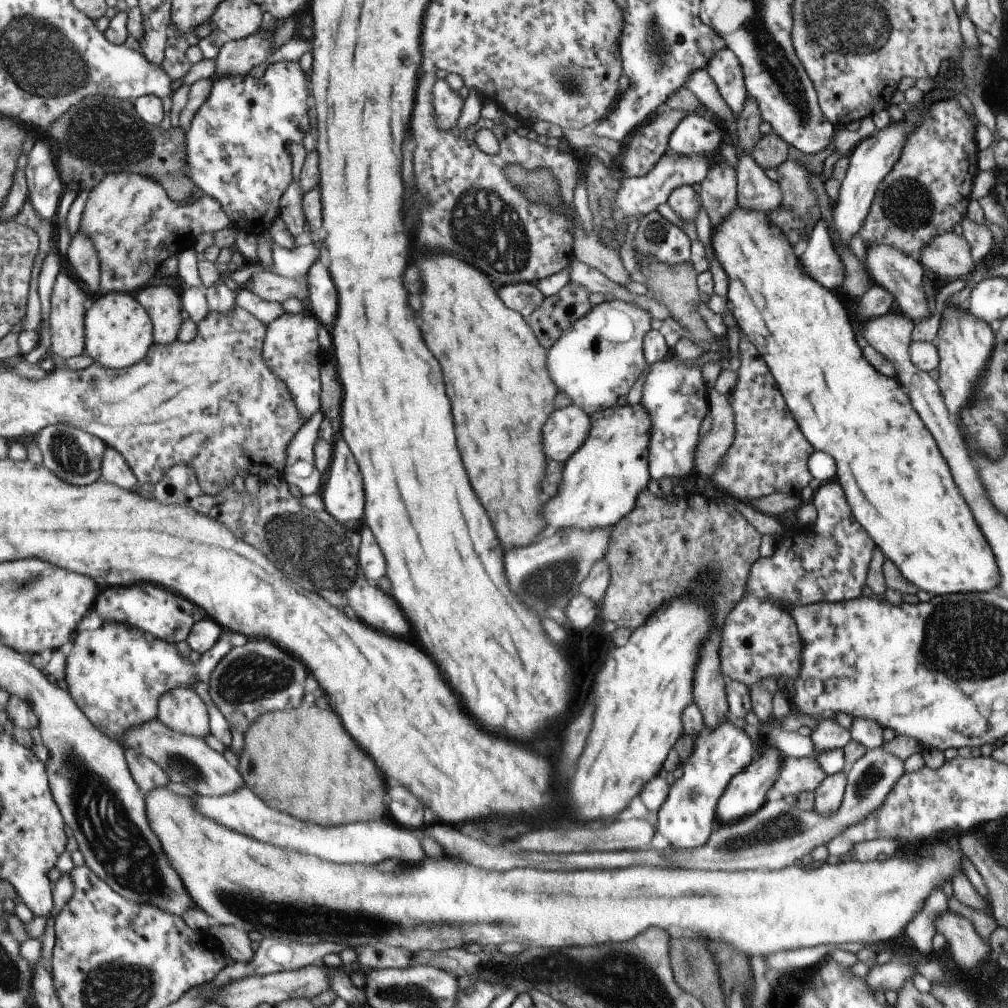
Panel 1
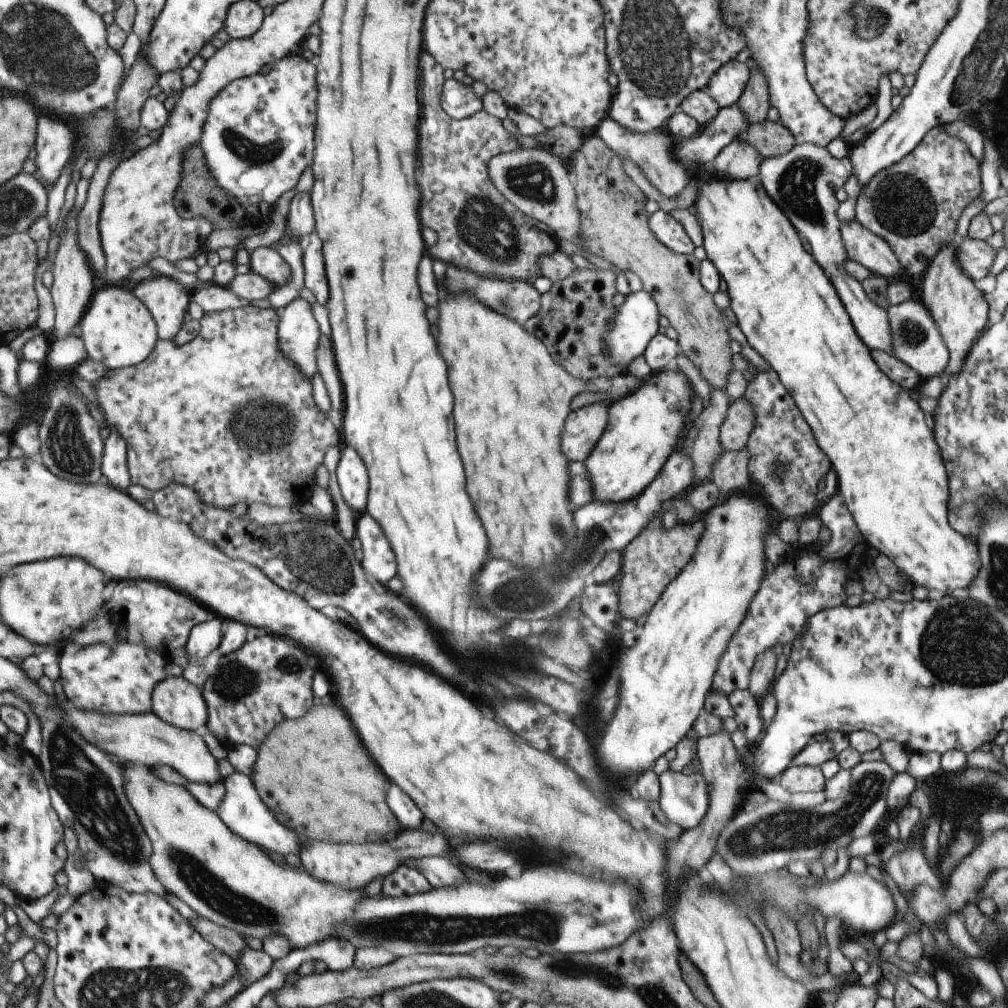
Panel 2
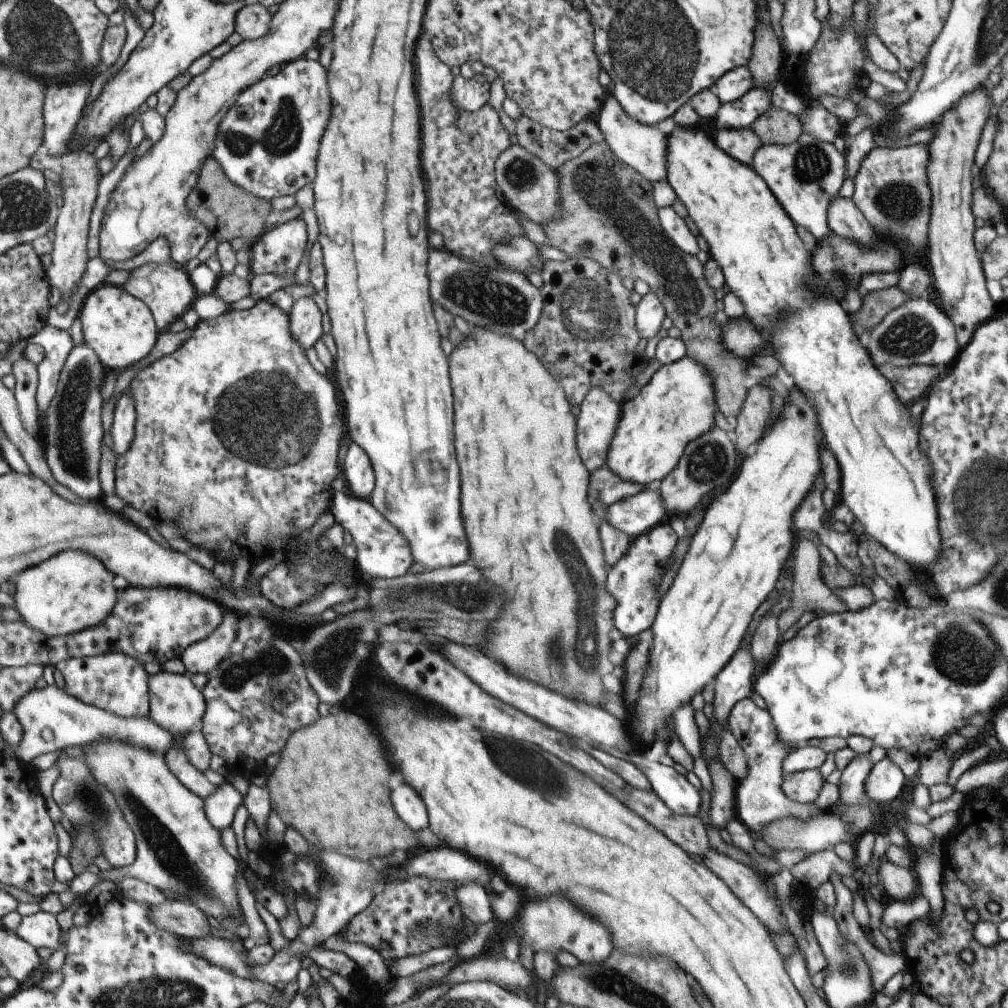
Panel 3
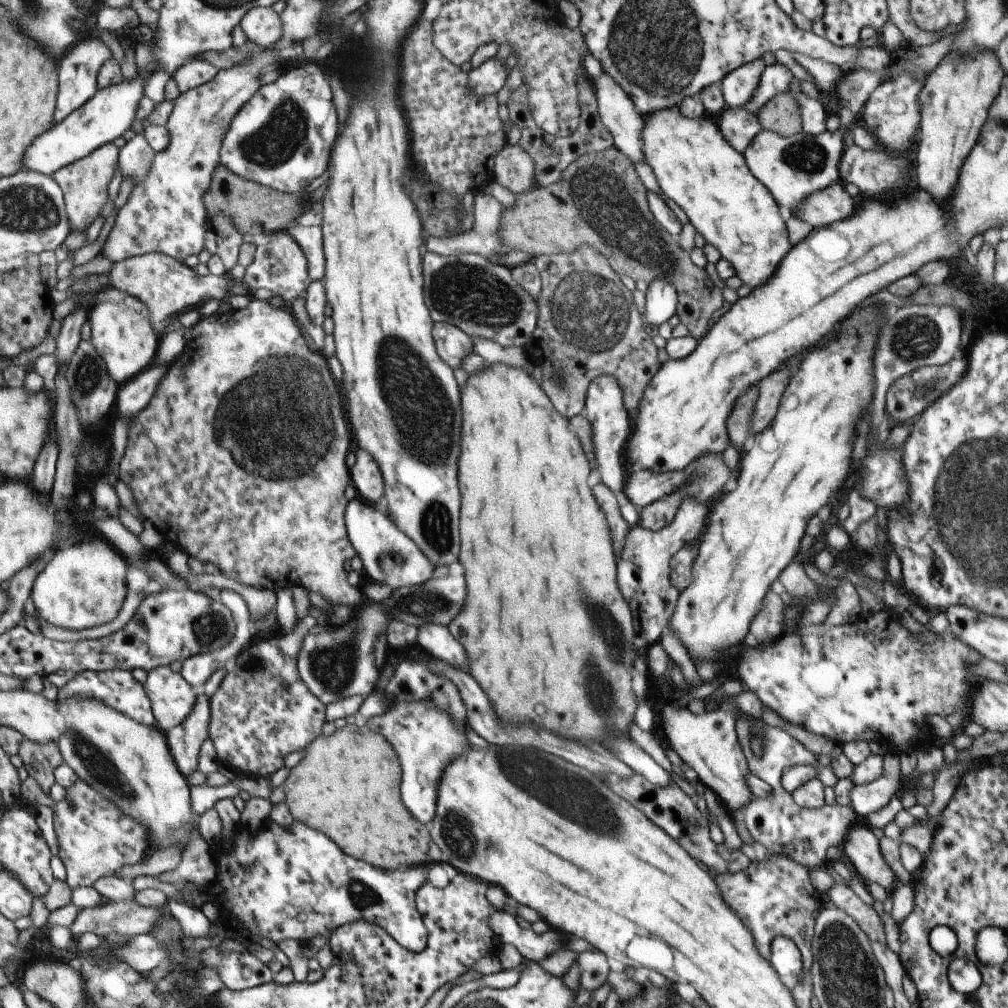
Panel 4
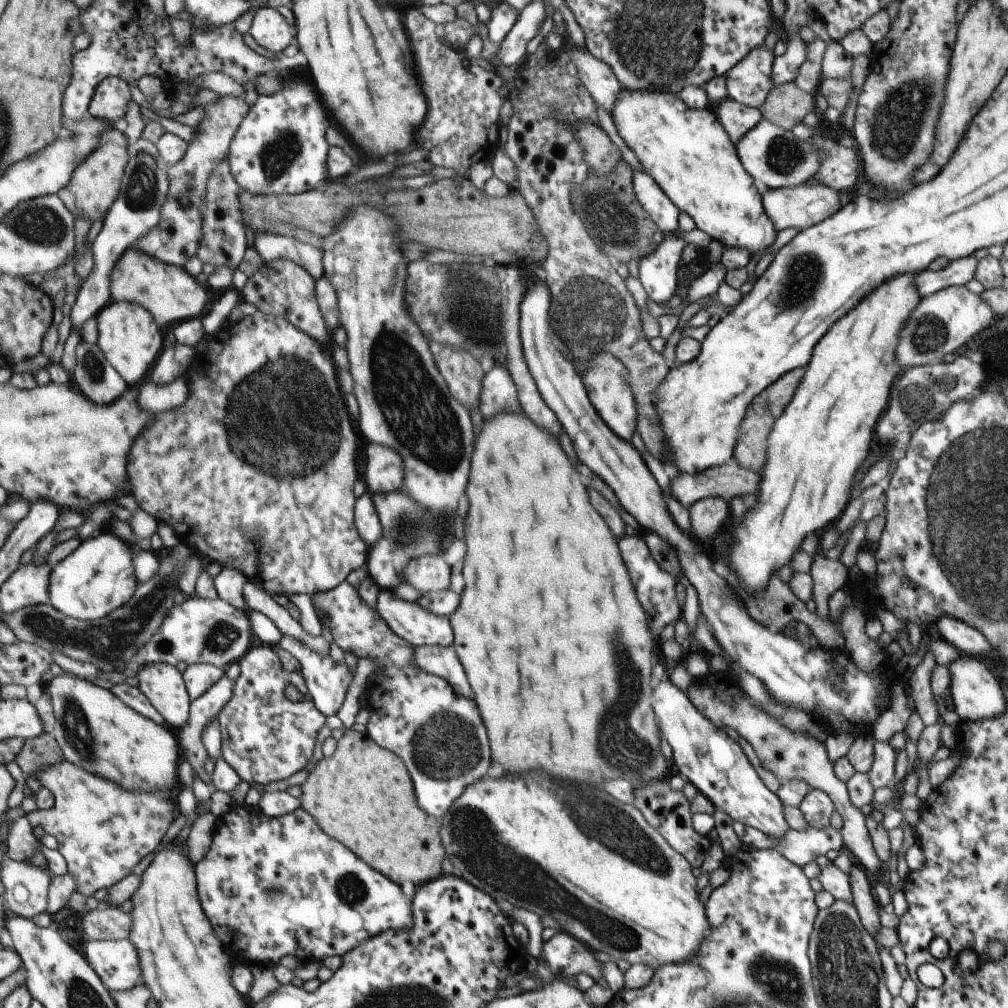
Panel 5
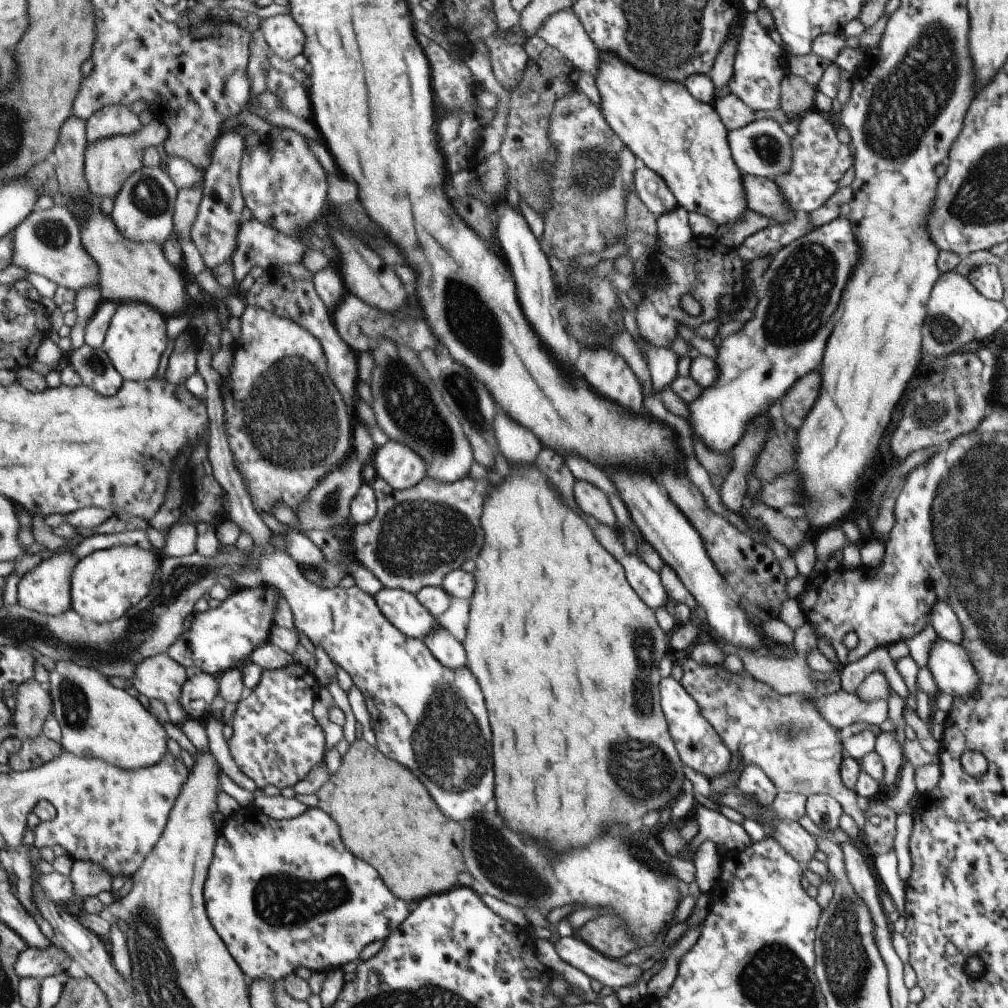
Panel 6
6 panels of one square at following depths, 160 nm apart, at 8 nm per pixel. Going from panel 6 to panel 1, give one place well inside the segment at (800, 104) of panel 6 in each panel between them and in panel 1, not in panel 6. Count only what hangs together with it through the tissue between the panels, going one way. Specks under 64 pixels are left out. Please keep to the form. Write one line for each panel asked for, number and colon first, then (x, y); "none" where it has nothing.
1: (769, 150)
2: (770, 138)
3: (776, 126)
4: (780, 114)
5: (786, 104)

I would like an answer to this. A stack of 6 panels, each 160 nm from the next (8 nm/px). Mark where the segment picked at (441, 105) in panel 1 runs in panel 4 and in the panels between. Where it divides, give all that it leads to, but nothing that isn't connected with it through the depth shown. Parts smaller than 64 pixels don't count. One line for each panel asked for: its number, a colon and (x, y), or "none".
2: (461, 101)
3: (471, 94)
4: (487, 79)

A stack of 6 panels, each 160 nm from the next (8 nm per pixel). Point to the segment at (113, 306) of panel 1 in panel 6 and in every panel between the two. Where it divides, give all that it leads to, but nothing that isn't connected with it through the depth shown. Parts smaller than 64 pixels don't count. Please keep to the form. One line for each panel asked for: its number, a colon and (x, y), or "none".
2: (118, 329)
3: (121, 328)
4: (126, 337)
5: (130, 337)
6: (137, 338)

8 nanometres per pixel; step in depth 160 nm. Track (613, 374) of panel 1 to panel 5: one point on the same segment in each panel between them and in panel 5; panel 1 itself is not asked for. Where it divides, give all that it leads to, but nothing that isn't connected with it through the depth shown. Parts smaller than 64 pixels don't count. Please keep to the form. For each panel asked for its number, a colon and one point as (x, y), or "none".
2: (635, 324)
3: (650, 312)
4: (660, 297)
5: (657, 270)

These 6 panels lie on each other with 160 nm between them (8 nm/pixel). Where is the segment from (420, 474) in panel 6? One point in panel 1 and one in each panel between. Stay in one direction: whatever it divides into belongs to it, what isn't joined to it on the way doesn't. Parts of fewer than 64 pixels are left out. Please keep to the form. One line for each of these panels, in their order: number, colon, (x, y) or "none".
1: (344, 495)
2: (351, 473)
3: (359, 475)
4: (368, 480)
5: (385, 472)

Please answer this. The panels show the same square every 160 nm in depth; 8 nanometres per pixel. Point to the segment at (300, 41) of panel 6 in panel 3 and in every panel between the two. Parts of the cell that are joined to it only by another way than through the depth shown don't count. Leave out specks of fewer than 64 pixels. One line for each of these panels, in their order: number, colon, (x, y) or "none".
3: (254, 21)
4: (263, 25)
5: (269, 29)

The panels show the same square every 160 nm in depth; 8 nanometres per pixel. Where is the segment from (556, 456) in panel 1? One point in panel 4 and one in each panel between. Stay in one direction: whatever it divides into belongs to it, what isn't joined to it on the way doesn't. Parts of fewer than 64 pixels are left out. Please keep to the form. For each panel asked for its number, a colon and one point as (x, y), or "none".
2: (584, 426)
3: (598, 411)
4: (603, 409)

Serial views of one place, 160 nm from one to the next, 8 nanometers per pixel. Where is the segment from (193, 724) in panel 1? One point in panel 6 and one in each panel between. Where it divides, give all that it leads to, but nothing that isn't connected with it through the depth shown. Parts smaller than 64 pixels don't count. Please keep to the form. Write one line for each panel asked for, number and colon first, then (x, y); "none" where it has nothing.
2: (178, 702)
3: (177, 704)
4: (173, 699)
5: (162, 682)
6: (161, 677)

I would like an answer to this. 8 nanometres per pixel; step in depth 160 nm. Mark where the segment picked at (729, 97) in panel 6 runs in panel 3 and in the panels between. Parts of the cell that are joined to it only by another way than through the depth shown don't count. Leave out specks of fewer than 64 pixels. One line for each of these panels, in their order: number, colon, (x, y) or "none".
3: (741, 143)
4: (738, 126)
5: (736, 118)

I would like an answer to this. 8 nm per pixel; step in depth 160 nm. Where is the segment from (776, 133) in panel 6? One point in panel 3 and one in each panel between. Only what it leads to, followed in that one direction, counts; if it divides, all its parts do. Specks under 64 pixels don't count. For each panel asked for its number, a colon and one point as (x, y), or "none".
3: (803, 176)
4: (790, 168)
5: (774, 158)

